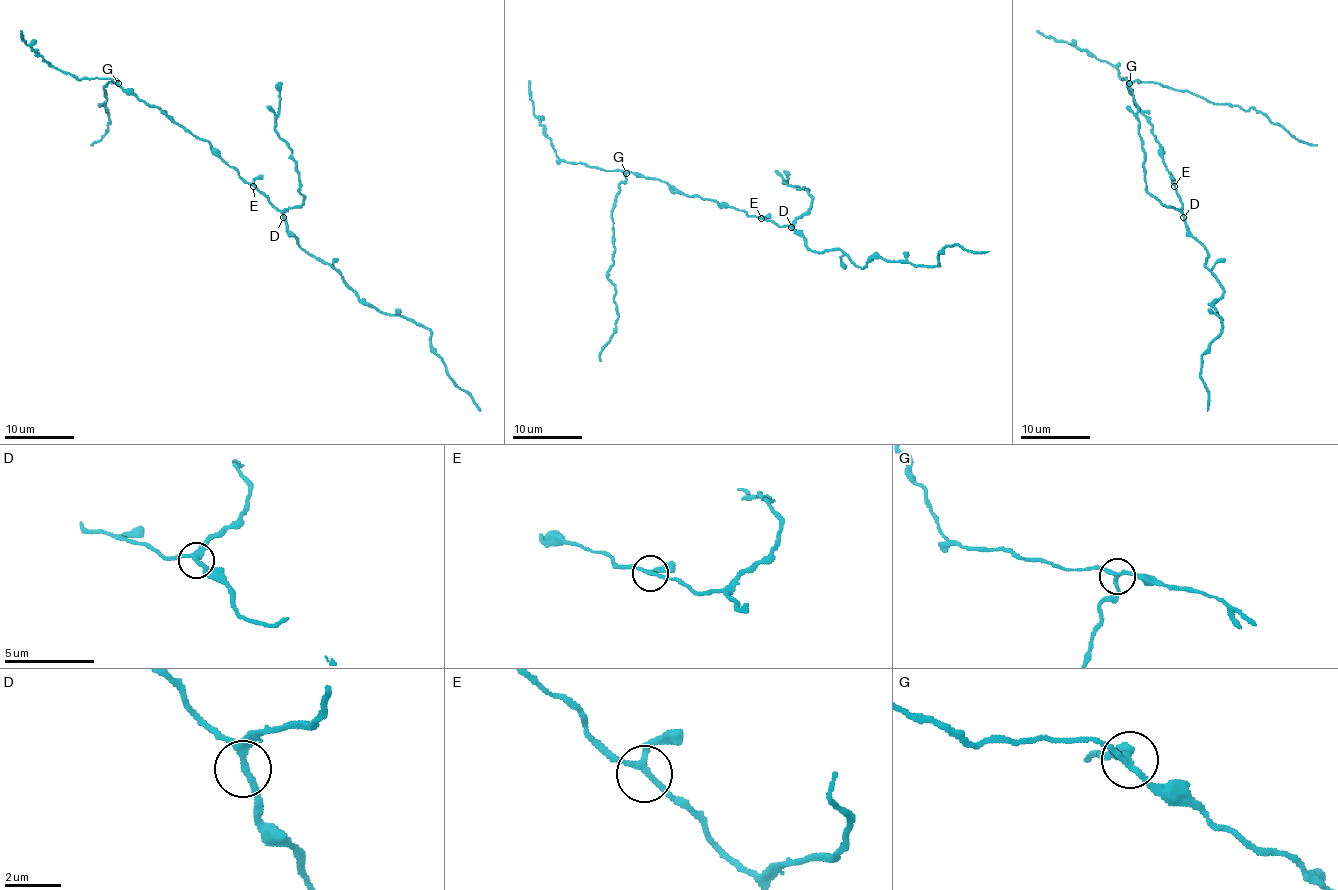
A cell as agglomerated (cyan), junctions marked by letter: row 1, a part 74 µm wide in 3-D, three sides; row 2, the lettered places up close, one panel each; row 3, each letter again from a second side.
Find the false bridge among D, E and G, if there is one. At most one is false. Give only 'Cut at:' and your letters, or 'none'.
Cut at: G

